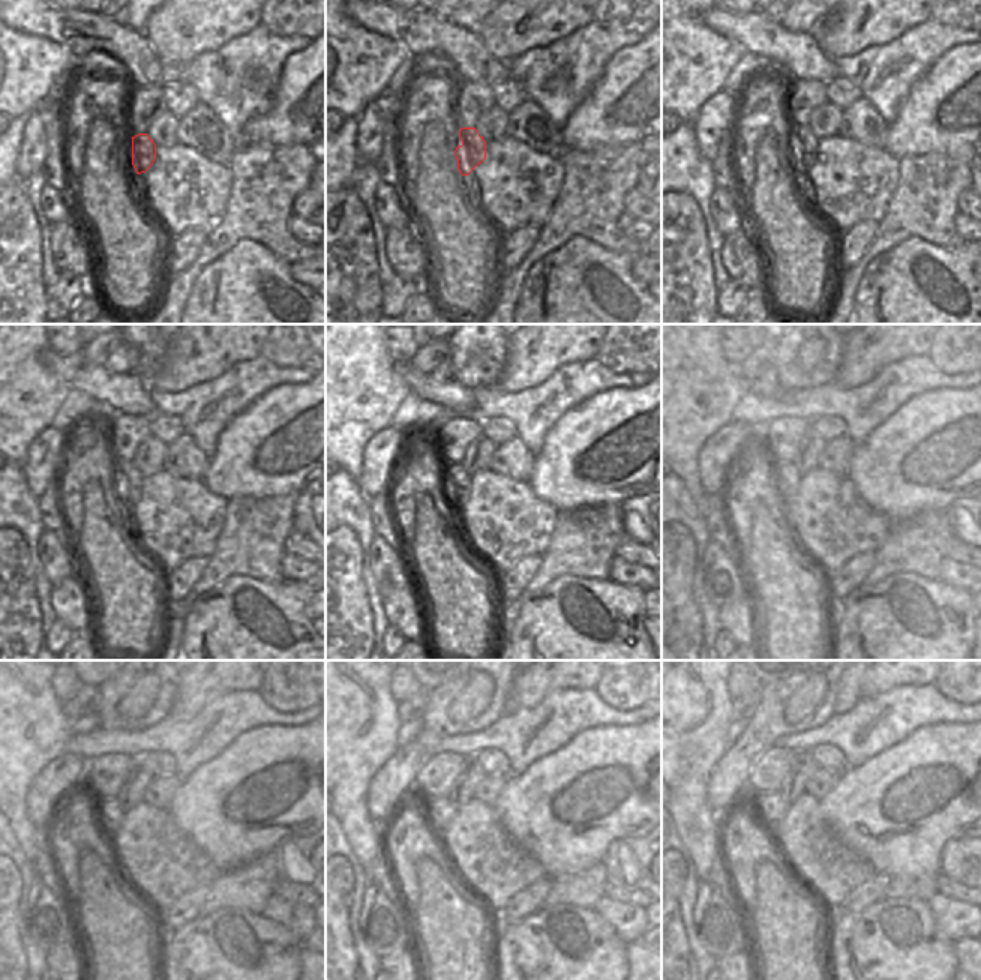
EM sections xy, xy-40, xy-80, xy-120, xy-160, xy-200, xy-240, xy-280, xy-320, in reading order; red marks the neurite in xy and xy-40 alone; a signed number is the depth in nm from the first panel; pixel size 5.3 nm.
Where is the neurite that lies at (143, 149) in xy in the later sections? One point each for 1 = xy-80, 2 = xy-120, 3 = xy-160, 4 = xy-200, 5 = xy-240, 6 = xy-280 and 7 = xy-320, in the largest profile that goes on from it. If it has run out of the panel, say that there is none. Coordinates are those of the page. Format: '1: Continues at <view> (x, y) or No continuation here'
1: Continues at xy-80 (801, 144)
2: Continues at xy-120 (128, 480)
3: Continues at xy-160 (459, 482)
4: Continues at xy-200 (786, 477)
5: Continues at xy-240 (111, 814)
6: Continues at xy-280 (440, 809)
7: Continues at xy-320 (770, 805).

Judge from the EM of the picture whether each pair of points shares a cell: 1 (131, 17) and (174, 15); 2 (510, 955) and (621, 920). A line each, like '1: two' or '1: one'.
1: two
2: two

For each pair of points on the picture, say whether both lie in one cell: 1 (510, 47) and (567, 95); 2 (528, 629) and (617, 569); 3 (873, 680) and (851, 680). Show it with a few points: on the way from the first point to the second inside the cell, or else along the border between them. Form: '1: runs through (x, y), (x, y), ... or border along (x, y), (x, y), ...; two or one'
1: border along (554, 41), (546, 45), (536, 45), (507, 62); two
2: border along (608, 578), (638, 586), (642, 590); two
3: border along (863, 676), (860, 697); two

